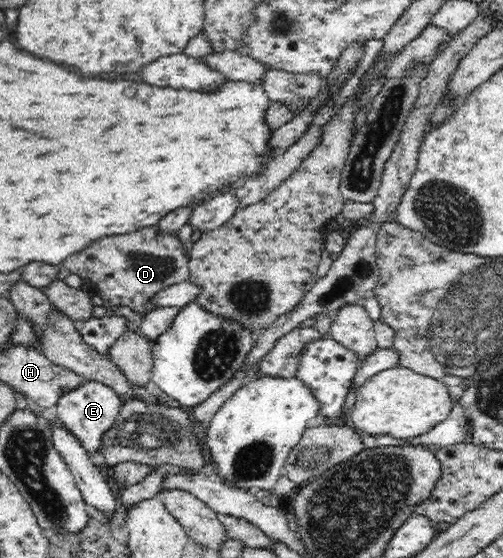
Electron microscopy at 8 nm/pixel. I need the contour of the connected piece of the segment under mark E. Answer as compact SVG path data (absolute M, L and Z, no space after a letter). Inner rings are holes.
M86 381L83 385L61 395L57 401L57 420L62 423L65 430L69 431L81 443L89 455L101 451L103 436L115 424L120 408L124 402L119 399L112 388L97 381Z

